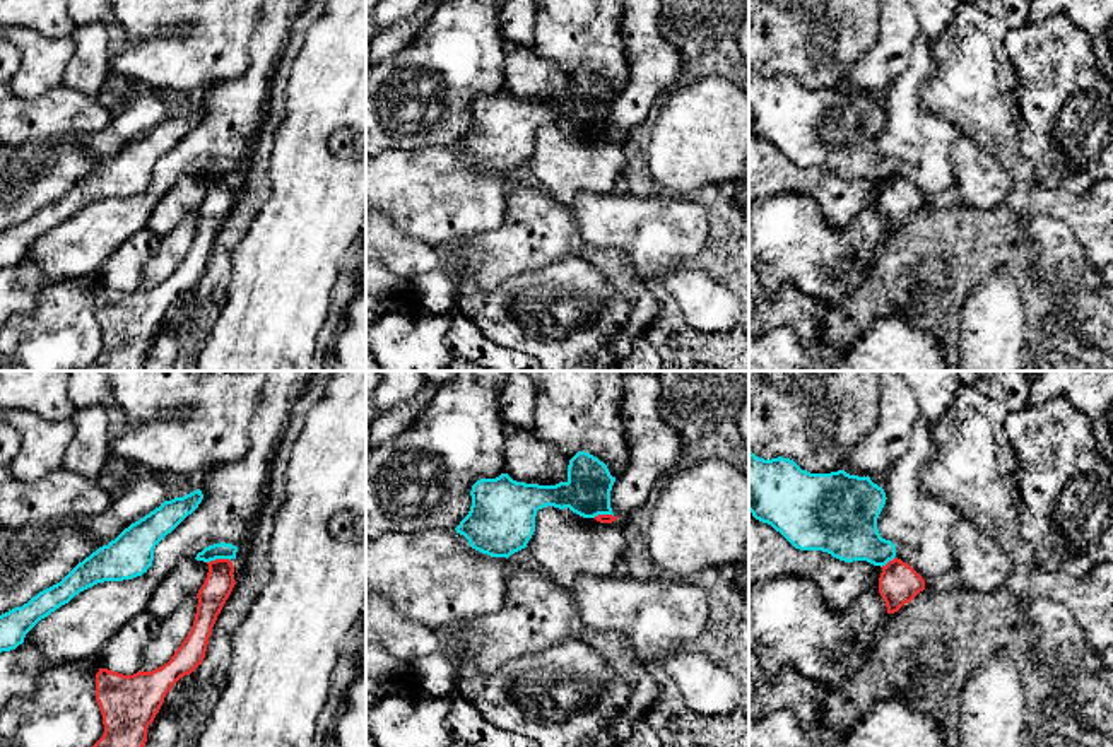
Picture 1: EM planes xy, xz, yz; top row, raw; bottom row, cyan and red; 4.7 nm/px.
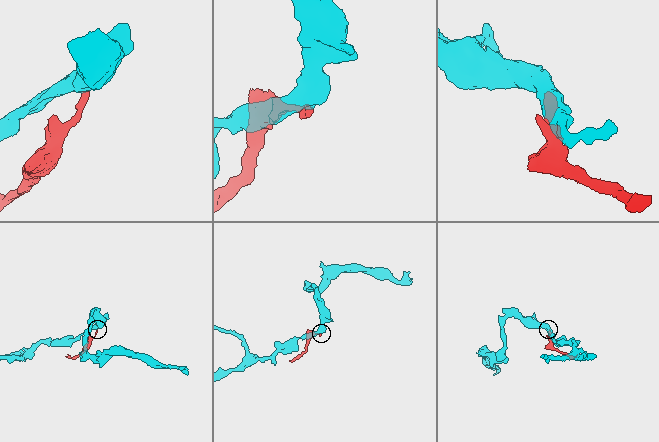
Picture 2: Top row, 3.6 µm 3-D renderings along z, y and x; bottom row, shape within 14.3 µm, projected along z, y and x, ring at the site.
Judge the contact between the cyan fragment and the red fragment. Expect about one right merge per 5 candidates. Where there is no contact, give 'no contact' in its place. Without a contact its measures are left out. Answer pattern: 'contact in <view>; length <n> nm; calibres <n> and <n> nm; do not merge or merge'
contact in xy; length 110 nm; calibres 80 and 140 nm; do not merge

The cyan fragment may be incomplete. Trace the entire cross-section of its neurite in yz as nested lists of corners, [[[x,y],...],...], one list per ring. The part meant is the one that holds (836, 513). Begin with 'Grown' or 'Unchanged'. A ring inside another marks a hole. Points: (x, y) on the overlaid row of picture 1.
Unchanged. [[[749,451],[749,511],[780,532],[795,549],[822,550],[845,562],[867,561],[886,566],[896,557],[896,545],[877,530],[886,499],[884,489],[869,475],[850,475],[845,470],[810,473],[790,458],[764,460]]]

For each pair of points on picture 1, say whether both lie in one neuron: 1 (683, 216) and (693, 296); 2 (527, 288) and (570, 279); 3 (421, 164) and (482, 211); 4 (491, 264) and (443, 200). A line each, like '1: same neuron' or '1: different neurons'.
1: different neurons
2: same neuron
3: same neuron
4: different neurons

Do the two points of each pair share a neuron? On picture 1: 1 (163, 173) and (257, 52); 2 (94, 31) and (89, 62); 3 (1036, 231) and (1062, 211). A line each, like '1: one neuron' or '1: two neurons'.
1: one neuron
2: one neuron
3: two neurons

